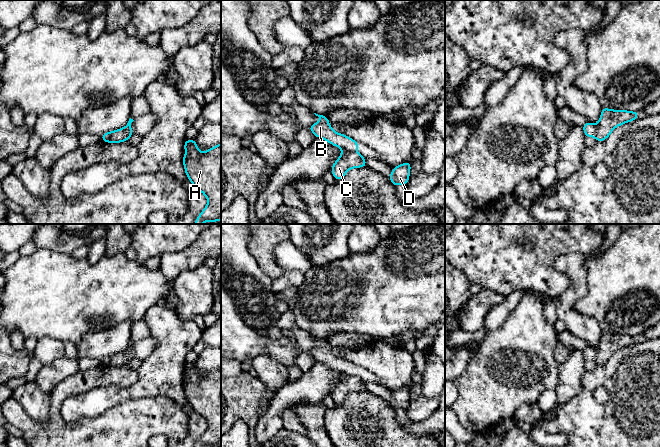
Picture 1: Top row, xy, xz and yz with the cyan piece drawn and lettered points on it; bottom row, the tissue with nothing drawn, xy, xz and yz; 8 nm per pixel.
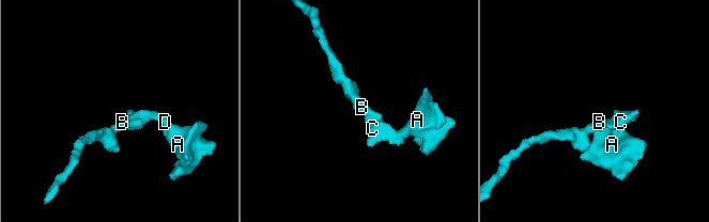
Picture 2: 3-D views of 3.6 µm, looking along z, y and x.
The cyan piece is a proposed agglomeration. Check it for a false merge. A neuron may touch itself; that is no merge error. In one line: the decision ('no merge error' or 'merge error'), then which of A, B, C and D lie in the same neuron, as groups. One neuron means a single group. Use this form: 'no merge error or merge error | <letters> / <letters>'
merge error | A C D / B

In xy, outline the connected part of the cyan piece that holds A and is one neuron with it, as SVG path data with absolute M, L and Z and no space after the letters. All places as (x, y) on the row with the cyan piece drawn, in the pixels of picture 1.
M185 140L184 150L187 152L186 155L183 155L183 164L186 175L191 181L192 185L200 190L208 200L207 206L199 214L195 220L195 224L202 224L203 222L209 221L221 221L221 143L217 146L214 146L208 149L206 152L201 153L198 150L196 140Z

